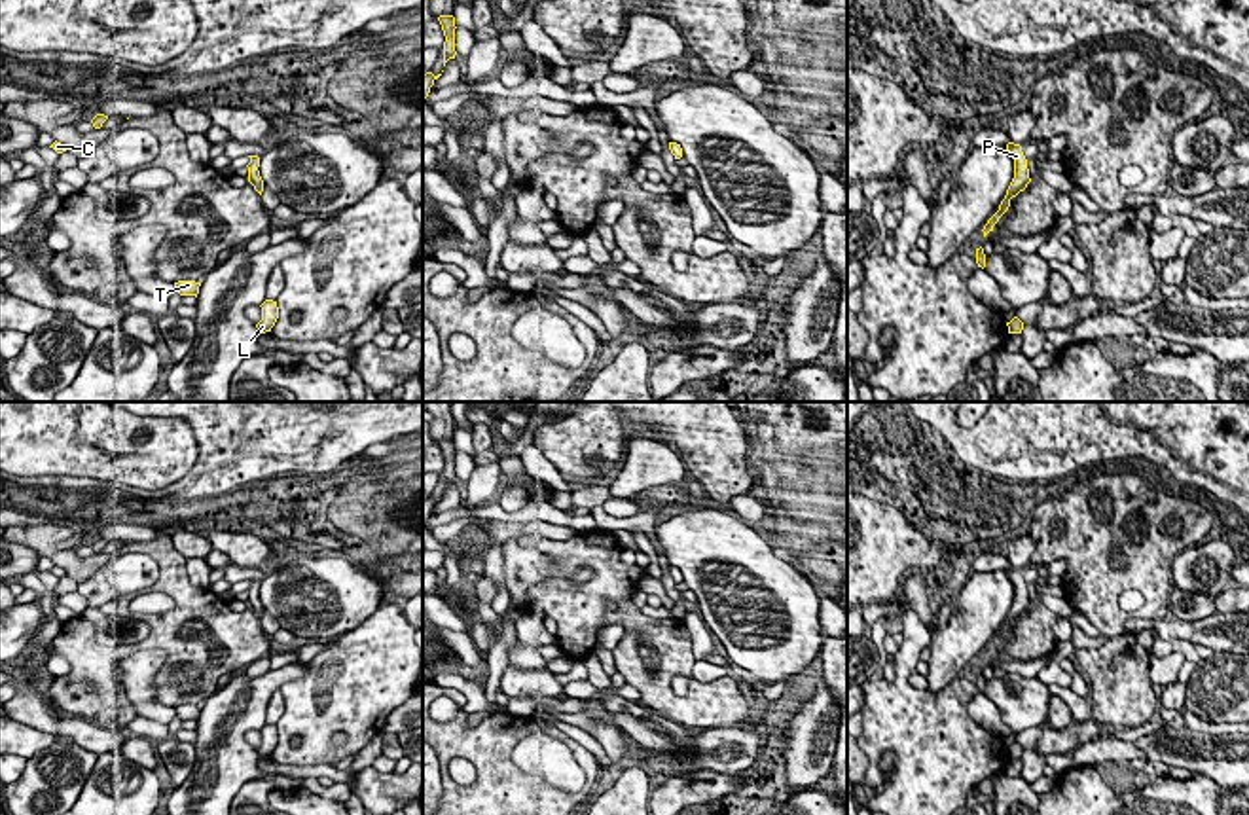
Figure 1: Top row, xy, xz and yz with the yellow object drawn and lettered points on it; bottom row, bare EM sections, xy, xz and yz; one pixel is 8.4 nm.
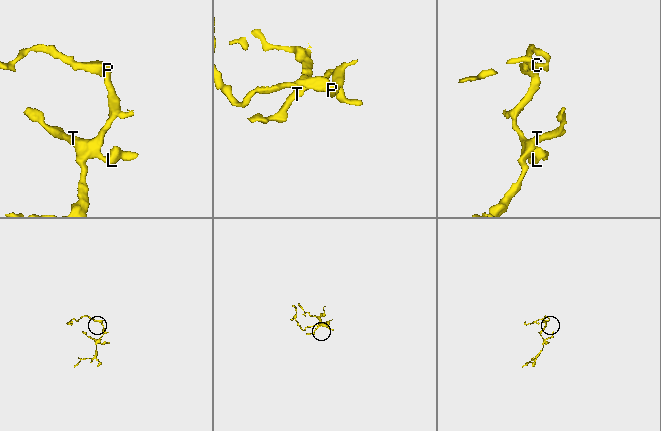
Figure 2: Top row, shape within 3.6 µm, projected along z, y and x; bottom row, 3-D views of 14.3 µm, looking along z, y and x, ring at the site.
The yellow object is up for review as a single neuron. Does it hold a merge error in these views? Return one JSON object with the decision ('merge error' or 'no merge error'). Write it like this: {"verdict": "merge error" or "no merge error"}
{"verdict": "no merge error"}

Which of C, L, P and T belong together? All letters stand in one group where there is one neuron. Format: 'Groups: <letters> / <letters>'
Groups: C L P T

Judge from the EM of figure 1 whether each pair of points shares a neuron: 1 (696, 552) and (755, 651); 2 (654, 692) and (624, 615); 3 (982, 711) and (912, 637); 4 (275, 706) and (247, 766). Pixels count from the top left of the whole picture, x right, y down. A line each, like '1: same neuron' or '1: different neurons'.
1: same neuron
2: same neuron
3: different neurons
4: different neurons

